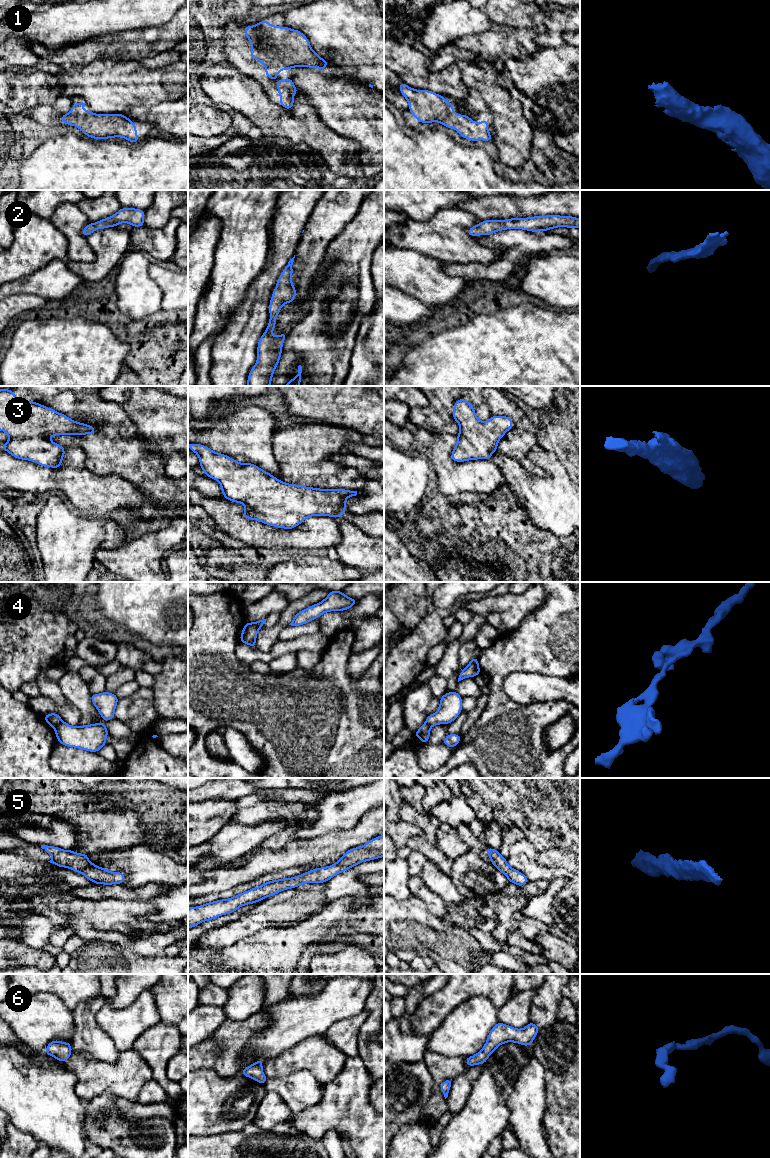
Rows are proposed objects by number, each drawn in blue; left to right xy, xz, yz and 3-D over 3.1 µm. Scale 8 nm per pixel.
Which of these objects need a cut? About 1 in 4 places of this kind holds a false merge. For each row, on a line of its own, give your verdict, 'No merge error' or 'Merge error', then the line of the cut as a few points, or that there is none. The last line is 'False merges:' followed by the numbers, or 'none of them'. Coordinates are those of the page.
1: No merge error. No split
2: No merge error. No split
3: No merge error. No split
4: Merge error. Split along xy (62, 721), (54, 729)
5: No merge error. No split
6: No merge error. No split
False merges: 4

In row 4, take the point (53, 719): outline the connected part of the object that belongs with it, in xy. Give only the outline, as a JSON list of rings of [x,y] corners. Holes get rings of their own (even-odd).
[[[49,713],[43,716],[43,718],[53,729],[55,729],[62,722],[61,717],[56,713]]]

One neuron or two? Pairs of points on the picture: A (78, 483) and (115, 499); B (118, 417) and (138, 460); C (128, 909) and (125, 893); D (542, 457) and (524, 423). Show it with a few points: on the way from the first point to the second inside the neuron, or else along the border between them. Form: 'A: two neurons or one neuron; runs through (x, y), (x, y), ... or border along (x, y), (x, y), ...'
A: one neuron; runs through (87, 491), (106, 493)
B: one neuron; runs through (118, 428), (118, 440), (127, 449)
C: two neurons; border along (132, 898), (104, 898), (102, 900)
D: two neurons; border along (535, 444), (528, 453), (528, 457), (542, 468)

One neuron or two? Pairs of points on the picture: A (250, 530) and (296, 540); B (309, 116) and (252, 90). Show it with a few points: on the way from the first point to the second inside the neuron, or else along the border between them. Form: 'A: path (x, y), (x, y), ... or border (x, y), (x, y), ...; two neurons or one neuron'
A: path (261, 535), (285, 538); one neuron
B: path (294, 119), (279, 119), (265, 105); one neuron

